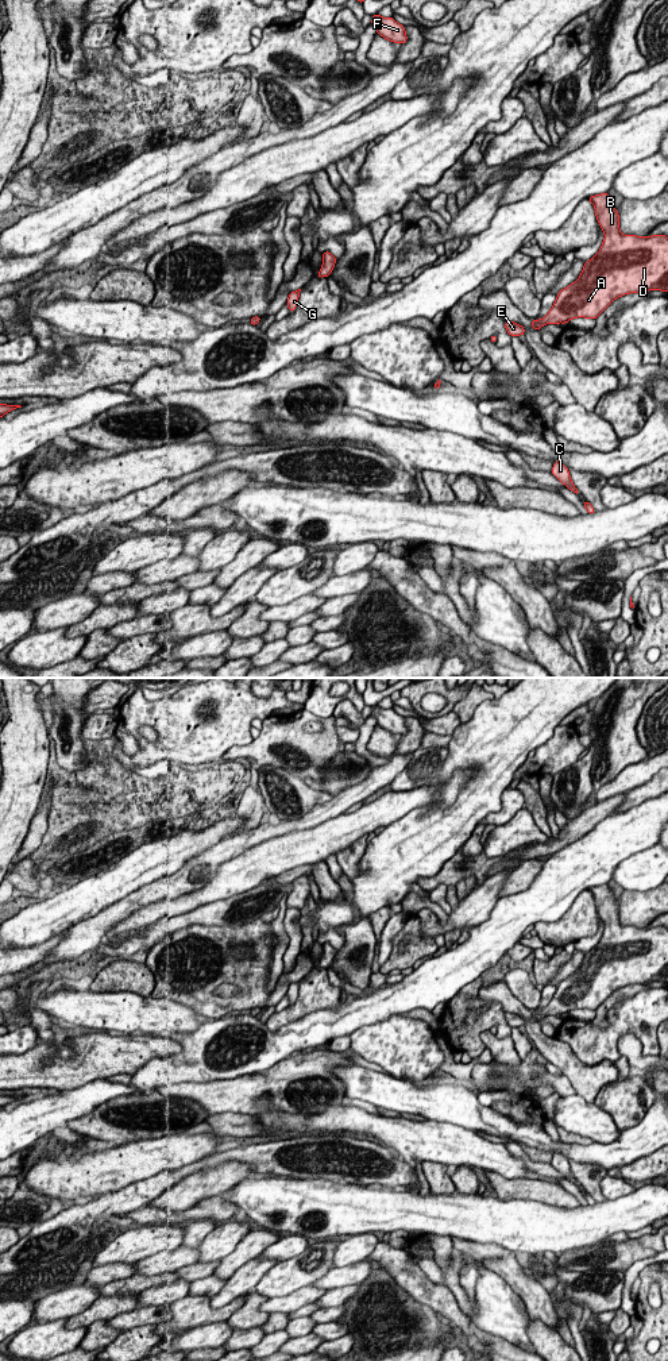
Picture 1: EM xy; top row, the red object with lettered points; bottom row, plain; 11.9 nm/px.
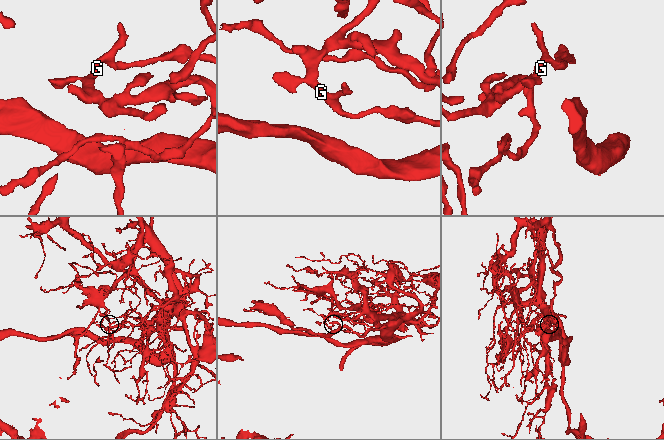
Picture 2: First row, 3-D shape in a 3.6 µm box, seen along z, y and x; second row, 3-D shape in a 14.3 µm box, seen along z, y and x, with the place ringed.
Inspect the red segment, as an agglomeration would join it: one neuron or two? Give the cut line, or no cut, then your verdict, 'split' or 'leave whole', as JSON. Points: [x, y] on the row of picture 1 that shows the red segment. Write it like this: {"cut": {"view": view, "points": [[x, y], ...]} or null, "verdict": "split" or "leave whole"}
{"cut": null, "verdict": "leave whole"}

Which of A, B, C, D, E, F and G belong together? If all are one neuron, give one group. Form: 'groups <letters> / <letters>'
groups A B C D E F G

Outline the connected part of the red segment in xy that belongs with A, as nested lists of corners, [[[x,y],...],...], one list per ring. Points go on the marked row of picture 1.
[[[609,193],[588,197],[605,239],[601,250],[584,263],[580,277],[559,292],[541,320],[532,319],[536,331],[544,324],[571,319],[596,319],[615,298],[629,293],[663,290],[668,293],[668,238],[622,235],[619,213]]]

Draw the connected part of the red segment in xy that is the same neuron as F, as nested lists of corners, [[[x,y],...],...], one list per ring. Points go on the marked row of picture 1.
[[[378,14],[372,15],[371,24],[377,32],[390,42],[403,45],[408,41],[405,26],[397,23],[393,18],[382,18]]]

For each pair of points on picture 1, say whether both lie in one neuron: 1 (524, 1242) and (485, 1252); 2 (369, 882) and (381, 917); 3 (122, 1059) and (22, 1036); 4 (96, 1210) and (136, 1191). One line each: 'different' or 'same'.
1: different
2: different
3: different
4: same

